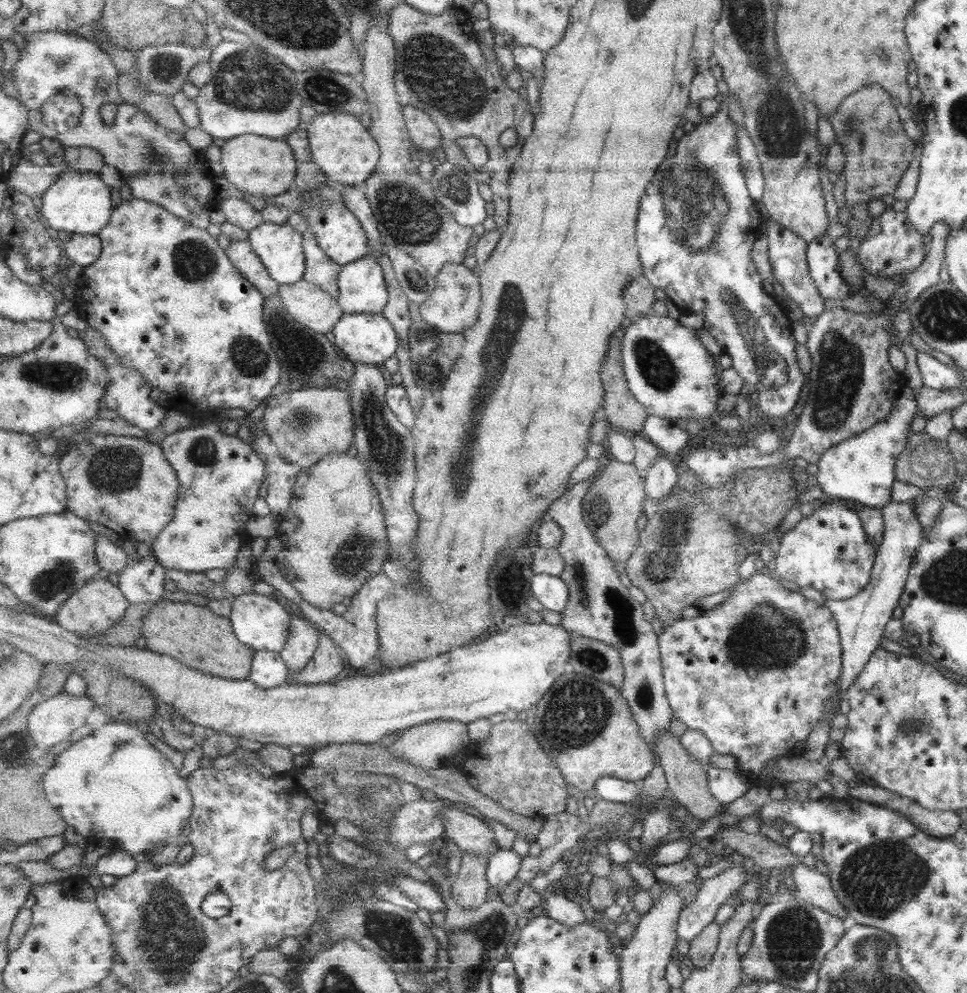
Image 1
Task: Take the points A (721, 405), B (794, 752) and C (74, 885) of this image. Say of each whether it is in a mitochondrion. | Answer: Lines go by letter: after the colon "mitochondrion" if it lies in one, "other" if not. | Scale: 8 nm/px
A: other
B: other
C: other

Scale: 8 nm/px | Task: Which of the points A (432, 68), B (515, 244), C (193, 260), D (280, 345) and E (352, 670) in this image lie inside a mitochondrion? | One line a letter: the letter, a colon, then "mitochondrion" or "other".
A: mitochondrion
B: other
C: mitochondrion
D: mitochondrion
E: other

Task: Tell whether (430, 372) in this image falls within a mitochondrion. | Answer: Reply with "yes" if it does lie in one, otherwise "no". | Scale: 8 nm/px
yes

